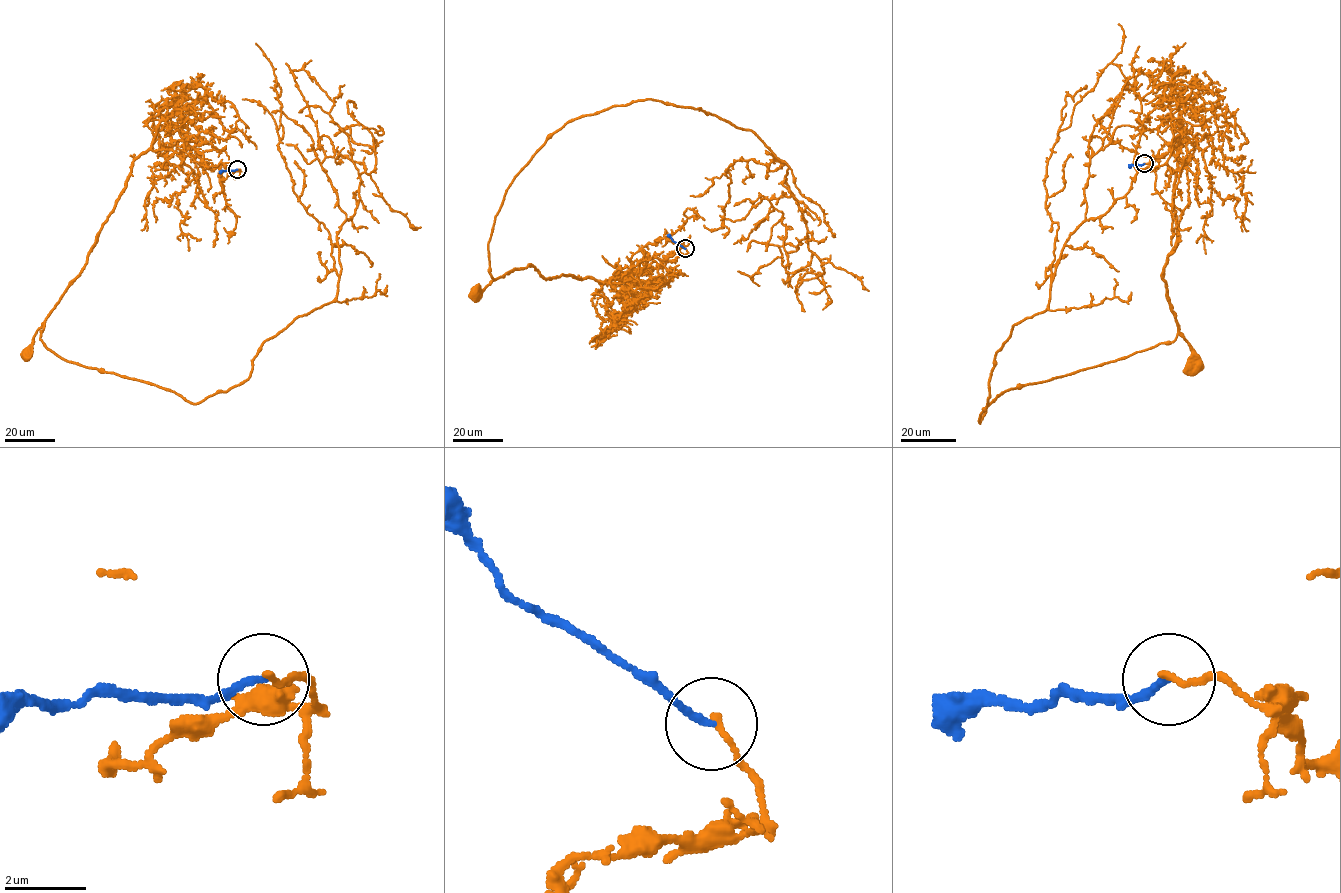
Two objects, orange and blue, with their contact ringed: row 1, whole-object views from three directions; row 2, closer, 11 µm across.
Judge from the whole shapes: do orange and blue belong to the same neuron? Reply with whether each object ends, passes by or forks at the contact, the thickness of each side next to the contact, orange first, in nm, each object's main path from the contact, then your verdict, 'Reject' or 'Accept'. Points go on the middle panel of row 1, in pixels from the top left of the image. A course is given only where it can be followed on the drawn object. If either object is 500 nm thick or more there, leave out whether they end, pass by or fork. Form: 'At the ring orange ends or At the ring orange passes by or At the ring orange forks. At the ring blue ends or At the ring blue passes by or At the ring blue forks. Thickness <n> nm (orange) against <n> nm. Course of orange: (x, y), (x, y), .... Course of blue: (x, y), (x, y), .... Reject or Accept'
At the ring orange ends. At the ring blue ends. Thickness 140 nm (orange) against 170 nm. Course of orange: (685, 248), (674, 262), (643, 260), (618, 283), (545, 278), (528, 266), (474, 294). Course of blue: (685, 248), (669, 234). Reject

